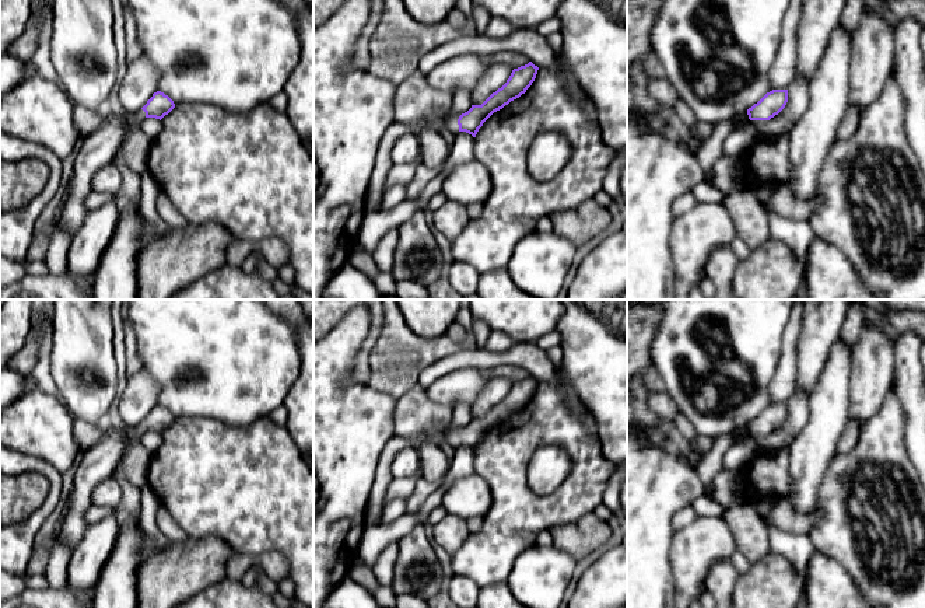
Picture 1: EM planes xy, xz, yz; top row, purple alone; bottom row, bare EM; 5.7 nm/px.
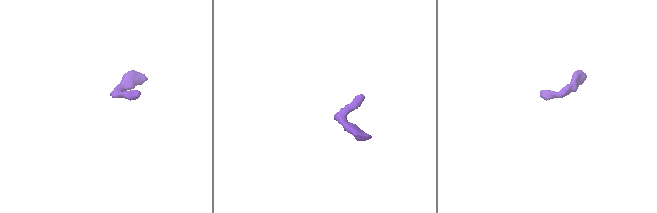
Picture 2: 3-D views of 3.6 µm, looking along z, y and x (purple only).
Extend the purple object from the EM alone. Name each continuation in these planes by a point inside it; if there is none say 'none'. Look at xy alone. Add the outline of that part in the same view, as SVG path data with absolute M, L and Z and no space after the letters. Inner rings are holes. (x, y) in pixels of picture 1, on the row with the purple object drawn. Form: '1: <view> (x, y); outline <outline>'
1: xy (135, 149); outline M143 109L133 113L130 119L127 115L123 119L125 123L125 137L119 148L125 163L133 171L144 172L147 170L151 140L147 139L140 129L140 123L146 119L146 112Z

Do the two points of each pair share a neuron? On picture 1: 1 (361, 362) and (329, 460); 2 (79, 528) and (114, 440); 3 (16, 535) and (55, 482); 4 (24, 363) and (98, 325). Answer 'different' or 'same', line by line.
1: different
2: same
3: same
4: different

